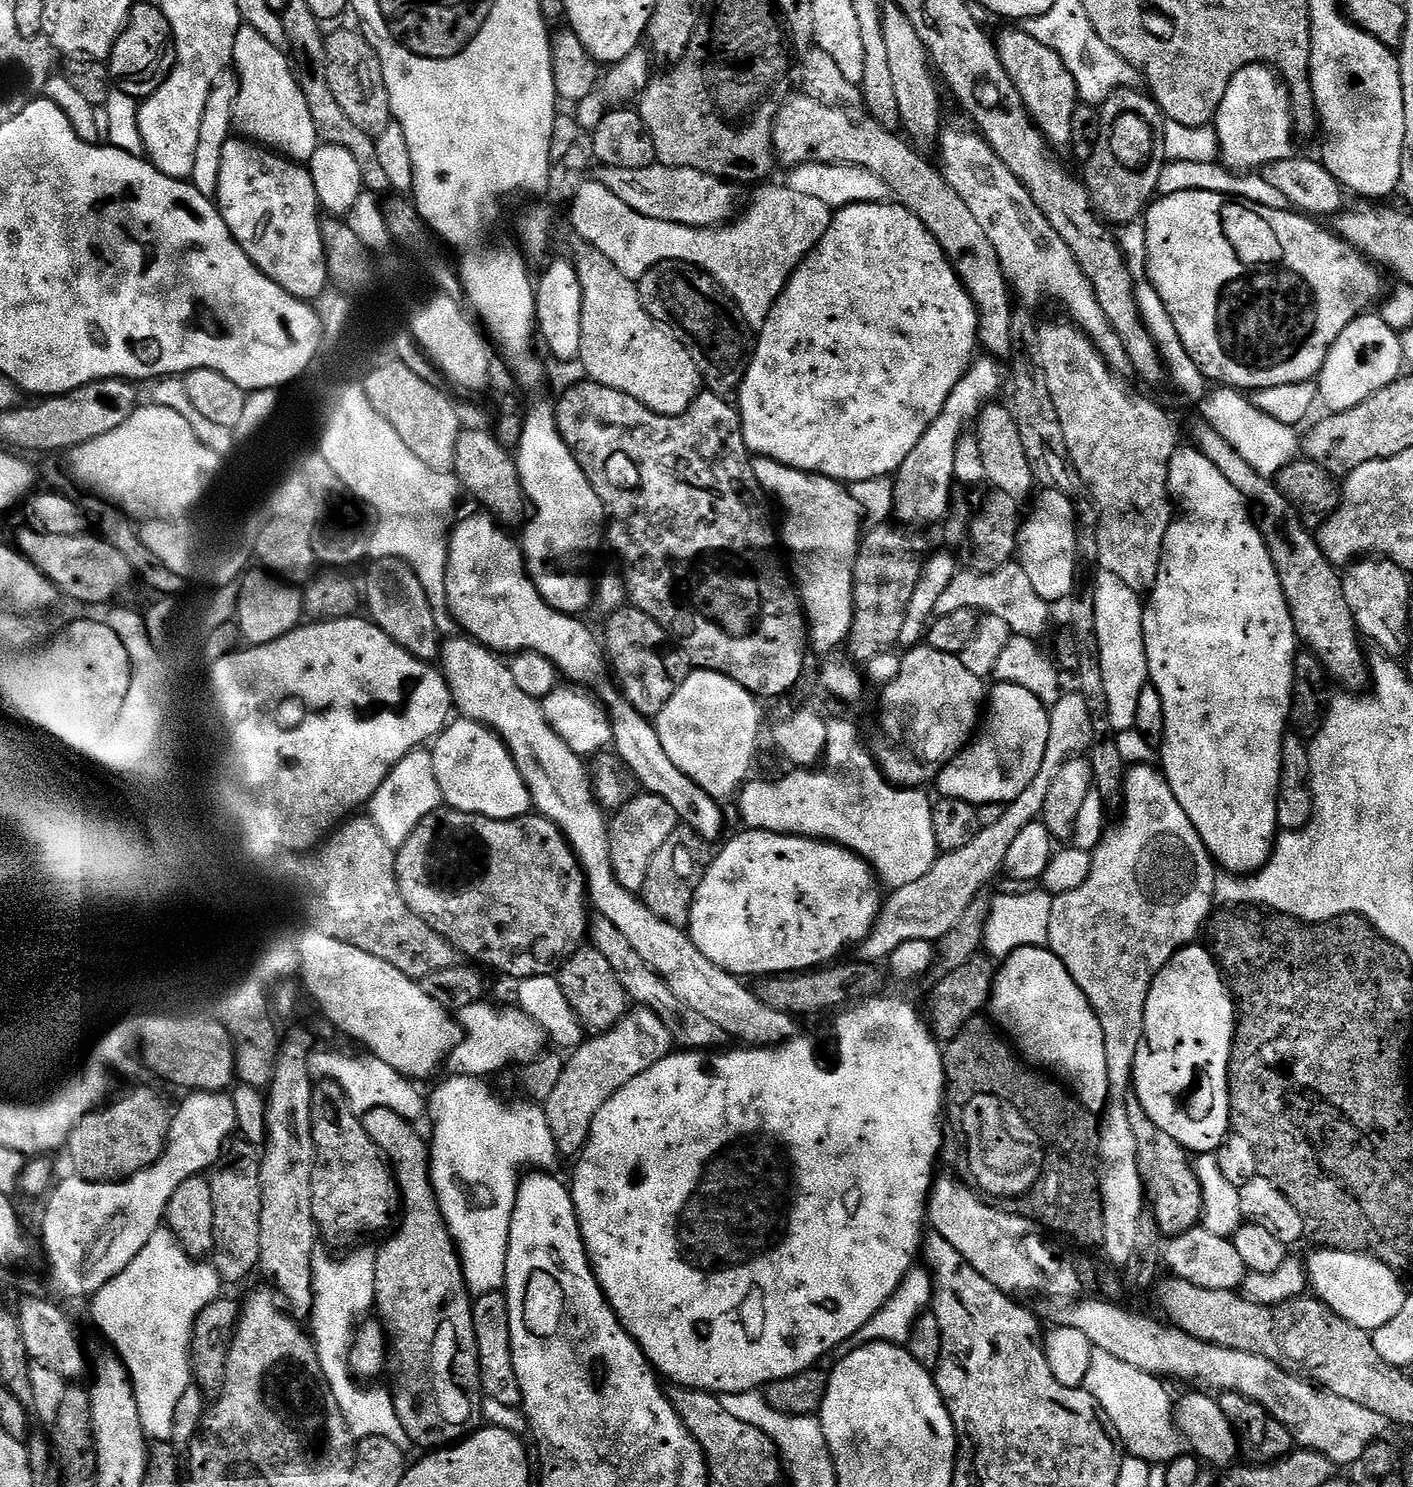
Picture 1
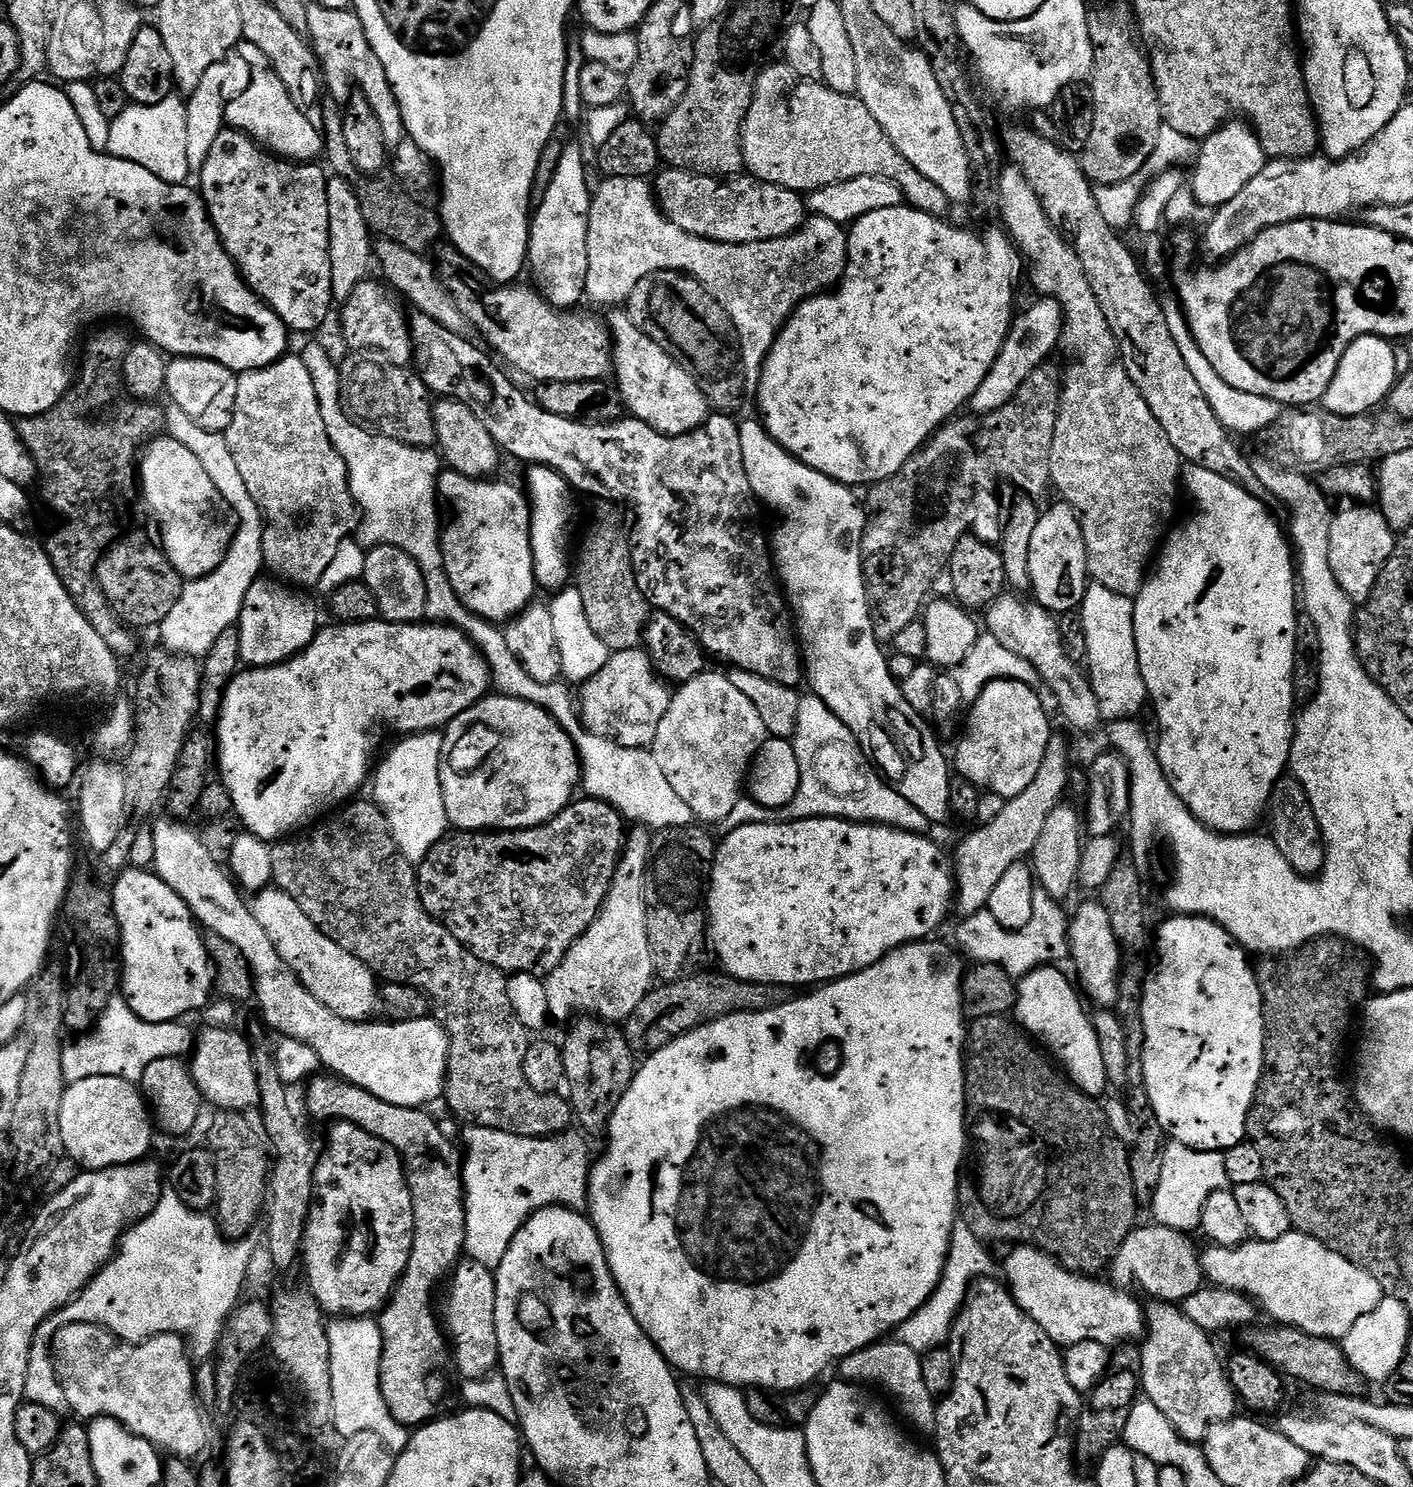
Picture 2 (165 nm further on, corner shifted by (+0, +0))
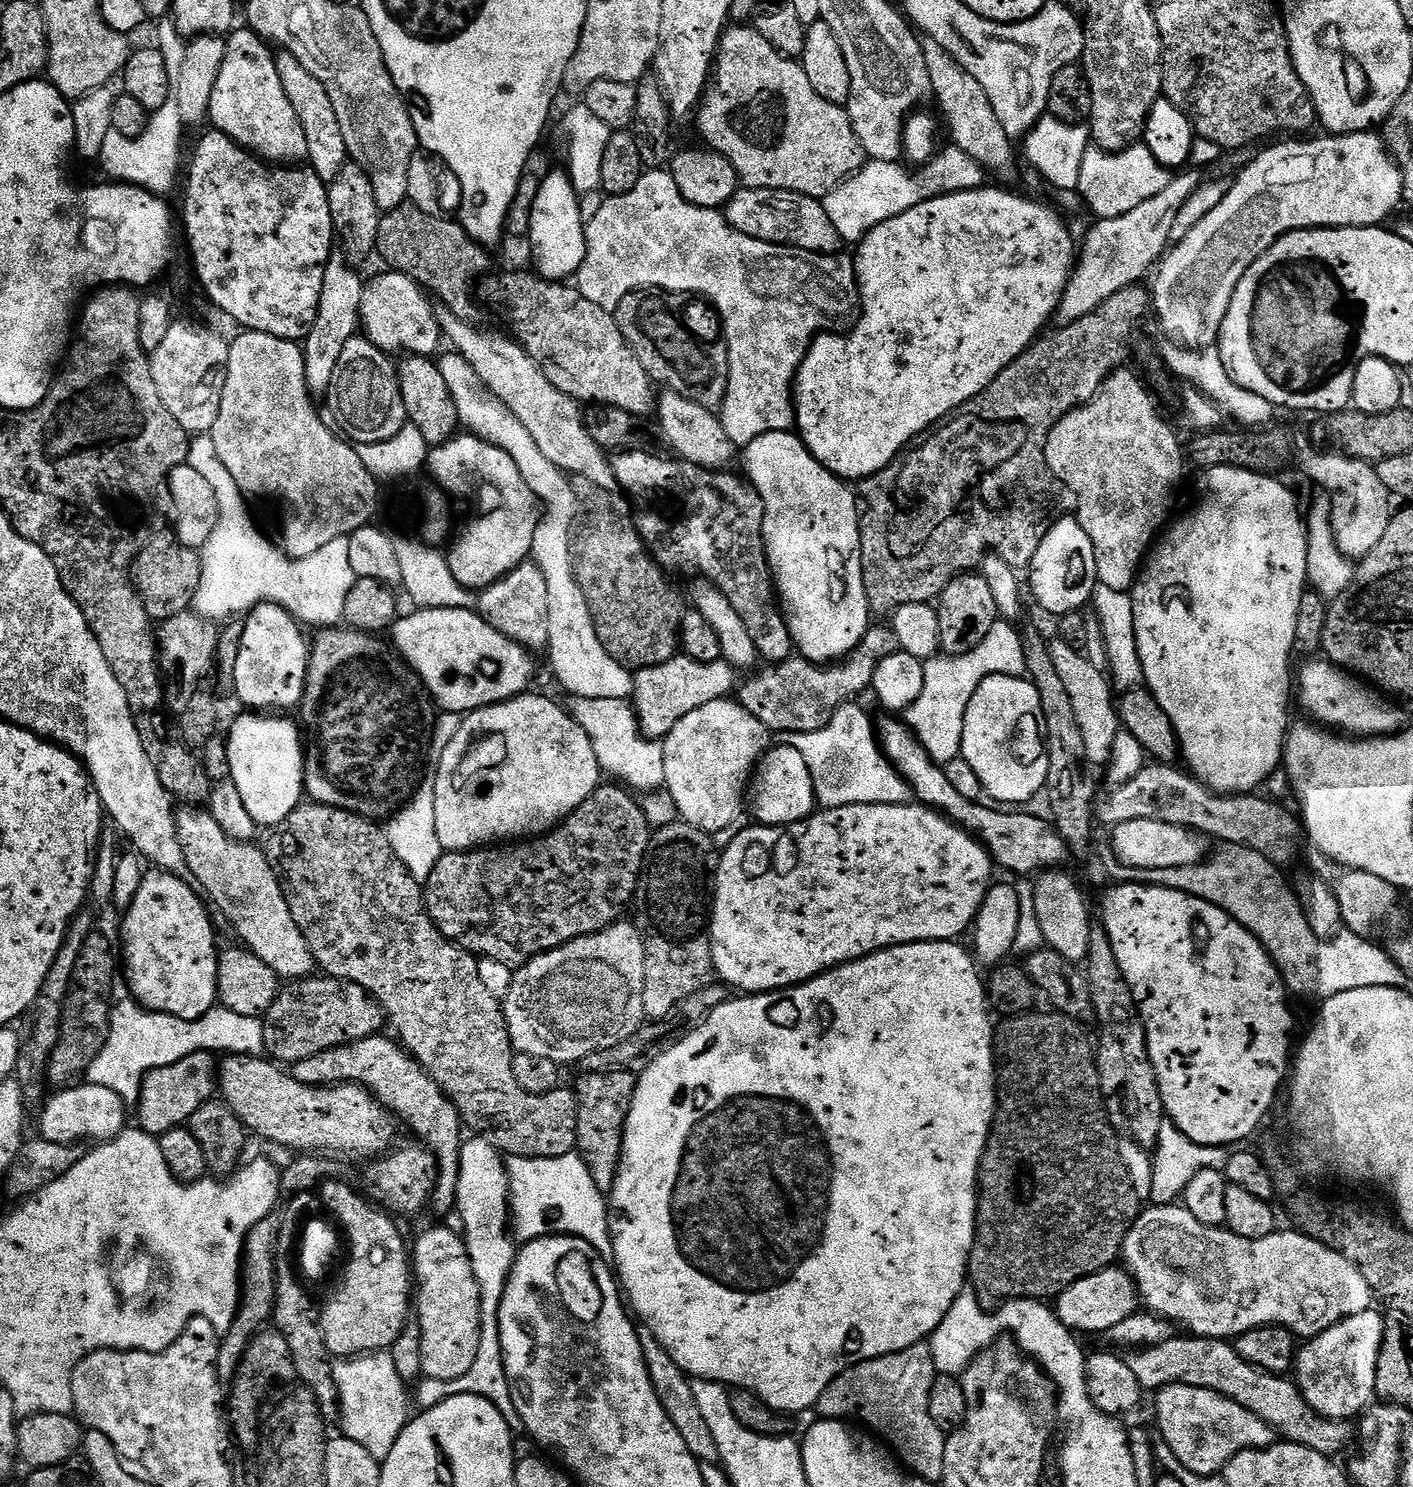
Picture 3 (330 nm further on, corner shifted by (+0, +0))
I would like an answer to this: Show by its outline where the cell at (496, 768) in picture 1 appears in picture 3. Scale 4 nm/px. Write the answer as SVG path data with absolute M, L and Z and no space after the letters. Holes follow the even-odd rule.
M525 694L516 696L513 700L504 700L501 704L491 704L485 708L479 708L477 712L467 713L460 721L458 734L450 738L448 745L444 747L444 753L438 758L440 764L436 768L434 783L434 830L438 830L438 842L444 852L467 852L479 849L481 846L492 846L497 842L516 842L521 838L535 838L552 831L565 820L594 790L602 783L602 769L598 762L598 754L594 754L594 746L590 746L590 738L586 738L586 730L574 722L567 711L557 702L547 700L541 694Z

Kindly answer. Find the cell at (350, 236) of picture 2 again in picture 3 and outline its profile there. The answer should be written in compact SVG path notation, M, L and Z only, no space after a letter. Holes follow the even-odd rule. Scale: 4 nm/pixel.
M342 254L333 255L328 261L328 269L322 278L322 298L318 302L318 318L314 318L314 326L303 341L304 365L308 390L314 396L331 389L334 370L338 366L338 358L342 358L342 350L346 350L346 342L357 335L360 328L360 307L365 281L355 267L349 264Z

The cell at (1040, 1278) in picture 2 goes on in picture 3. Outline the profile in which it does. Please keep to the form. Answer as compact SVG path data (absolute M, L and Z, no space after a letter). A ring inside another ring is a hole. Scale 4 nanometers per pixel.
M1177 1334L1172 1340L1154 1348L1133 1351L1127 1361L1141 1389L1159 1390L1171 1384L1185 1384L1198 1386L1202 1390L1214 1390L1258 1414L1258 1418L1275 1428L1285 1441L1318 1450L1318 1454L1323 1456L1339 1457L1339 1452L1346 1451L1351 1440L1353 1443L1354 1428L1349 1421L1327 1420L1325 1416L1318 1415L1287 1375L1275 1376L1272 1372L1255 1368L1246 1362L1246 1358L1242 1358L1242 1354L1238 1354L1229 1341Z

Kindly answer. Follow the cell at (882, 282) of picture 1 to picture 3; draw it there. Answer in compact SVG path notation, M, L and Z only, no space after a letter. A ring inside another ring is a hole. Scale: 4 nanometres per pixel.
M981 186L969 192L946 194L922 202L898 218L890 218L870 230L854 248L856 281L860 283L860 320L847 334L821 334L813 340L802 366L796 371L794 381L794 403L796 406L796 428L812 457L826 470L830 470L845 482L859 482L878 474L887 464L907 449L908 445L933 424L939 424L952 415L956 409L970 402L982 390L1006 370L1028 348L1036 343L1045 331L1044 323L1055 317L1069 275L1078 259L1078 244L1072 241L1068 224L1048 204L1007 192L1004 188Z

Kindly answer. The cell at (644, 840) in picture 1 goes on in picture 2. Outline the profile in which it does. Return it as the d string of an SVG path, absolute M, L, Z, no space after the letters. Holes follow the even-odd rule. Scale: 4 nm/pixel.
M643 826L633 827L627 833L620 860L614 870L614 878L610 882L610 890L606 894L606 902L602 902L602 910L596 915L586 934L576 939L566 958L562 958L559 966L549 972L544 980L548 1014L553 1021L571 1021L583 1014L601 1022L623 1022L630 1018L630 1014L634 1014L634 1010L638 1010L638 1002L642 1002L642 998L646 998L653 991L652 980L656 976L656 967L650 950L644 885L648 881L648 866L652 863L653 839L653 833Z

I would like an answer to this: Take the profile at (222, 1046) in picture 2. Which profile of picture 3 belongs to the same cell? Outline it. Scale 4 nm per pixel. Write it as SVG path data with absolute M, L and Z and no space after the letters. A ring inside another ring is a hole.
M225 1055L218 1064L218 1092L223 1103L231 1108L249 1133L255 1134L268 1144L270 1142L281 1144L284 1148L293 1148L296 1154L339 1154L341 1157L376 1158L393 1147L392 1139L396 1136L396 1128L398 1129L392 1113L367 1088L358 1084L333 1084L323 1088L306 1086L295 1080L279 1063L268 1058Z

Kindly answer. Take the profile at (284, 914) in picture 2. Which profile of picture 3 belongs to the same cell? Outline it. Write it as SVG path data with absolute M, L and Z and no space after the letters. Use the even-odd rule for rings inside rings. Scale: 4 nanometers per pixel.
M184 806L176 812L178 842L184 847L184 857L191 877L208 894L207 899L224 911L224 916L236 927L243 947L249 948L270 970L291 982L313 975L312 951L286 902L274 870L255 843L228 836L211 812L200 806Z

